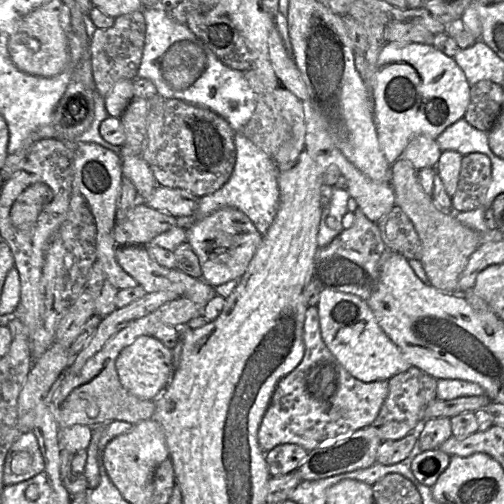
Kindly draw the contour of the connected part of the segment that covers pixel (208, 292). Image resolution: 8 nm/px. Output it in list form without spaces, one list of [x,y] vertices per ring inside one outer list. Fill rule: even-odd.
[[[129,245],[117,246],[115,258],[118,264],[132,276],[138,285],[142,286],[147,293],[159,291],[171,291],[179,297],[187,298],[203,307],[208,301],[216,296],[215,287],[211,286],[201,278],[194,278],[178,270],[177,268],[165,268],[159,265],[147,252],[144,246]]]

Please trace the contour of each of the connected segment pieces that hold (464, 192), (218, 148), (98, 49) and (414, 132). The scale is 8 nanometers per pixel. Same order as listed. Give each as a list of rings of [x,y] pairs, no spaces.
[[[483,153],[464,155],[458,185],[452,196],[452,210],[464,212],[484,204],[492,177],[491,161]]]
[[[177,98],[166,99],[164,103],[164,124],[162,127],[161,135],[158,141],[158,146],[155,154],[155,163],[151,166],[157,185],[185,190],[198,198],[210,195],[220,189],[230,178],[236,163],[236,146],[235,146],[236,131],[231,127],[226,119],[214,112],[213,110],[193,105]]]
[[[143,10],[117,16],[112,27],[100,28],[93,32],[90,41],[91,65],[96,89],[101,96],[106,98],[120,79],[136,78],[142,61],[145,36]]]
[[[386,42],[373,73],[373,115],[378,139],[389,165],[402,157],[409,142],[420,135],[437,138],[447,127],[463,119],[470,102],[471,85],[453,57],[433,45]]]

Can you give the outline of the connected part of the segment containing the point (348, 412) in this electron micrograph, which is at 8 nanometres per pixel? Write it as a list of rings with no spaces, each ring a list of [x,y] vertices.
[[[317,306],[309,307],[306,312],[303,340],[305,352],[301,362],[278,382],[261,421],[258,430],[258,442],[264,452],[285,443],[298,444],[310,451],[328,439],[368,427],[377,417],[387,398],[388,381],[360,381],[351,376],[330,352],[322,339]]]

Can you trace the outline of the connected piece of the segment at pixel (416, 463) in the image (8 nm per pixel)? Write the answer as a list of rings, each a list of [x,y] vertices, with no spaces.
[[[439,449],[425,450],[410,461],[410,469],[418,482],[431,487],[450,463],[451,455]]]

